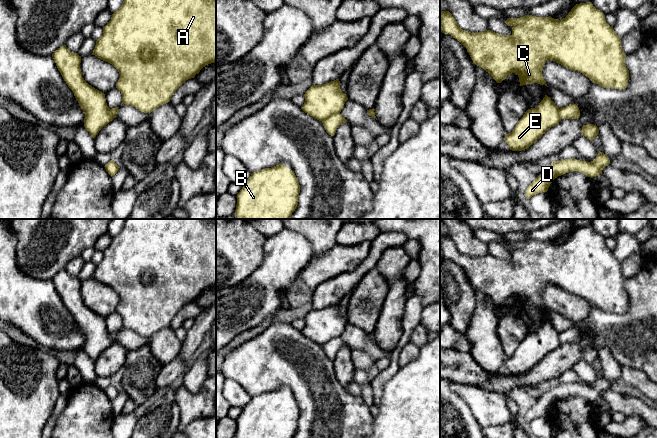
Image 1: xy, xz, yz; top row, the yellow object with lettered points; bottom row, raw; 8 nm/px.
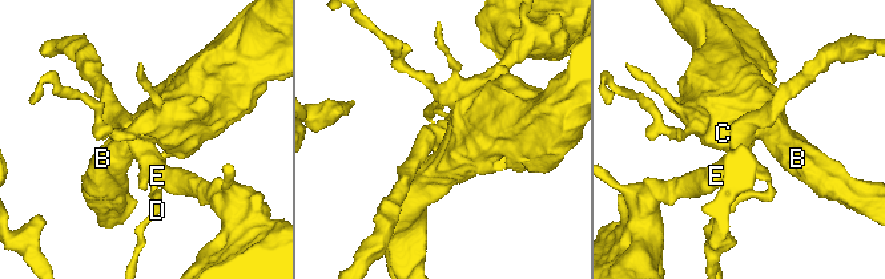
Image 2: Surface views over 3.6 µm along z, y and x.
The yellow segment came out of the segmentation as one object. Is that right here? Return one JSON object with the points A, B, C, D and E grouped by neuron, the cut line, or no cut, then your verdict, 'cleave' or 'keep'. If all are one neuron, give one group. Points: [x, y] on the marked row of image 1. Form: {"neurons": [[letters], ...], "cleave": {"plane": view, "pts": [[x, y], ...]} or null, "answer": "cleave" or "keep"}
{"neurons": [["A", "B", "C", "D"], ["E"]], "cleave": {"plane": "xz", "pts": [[339, 112], [328, 116], [322, 121]]}, "answer": "cleave"}

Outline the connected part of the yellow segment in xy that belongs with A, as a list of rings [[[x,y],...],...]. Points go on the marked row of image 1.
[[[124,0],[122,6],[112,14],[111,20],[103,27],[103,35],[96,41],[92,54],[118,70],[120,78],[116,88],[122,94],[121,105],[131,105],[141,112],[150,114],[159,106],[170,102],[174,92],[186,80],[194,78],[206,65],[216,62],[216,0]]]

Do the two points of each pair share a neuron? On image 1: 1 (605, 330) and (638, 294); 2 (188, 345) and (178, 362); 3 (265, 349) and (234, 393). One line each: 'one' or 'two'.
1: one
2: two
3: two

